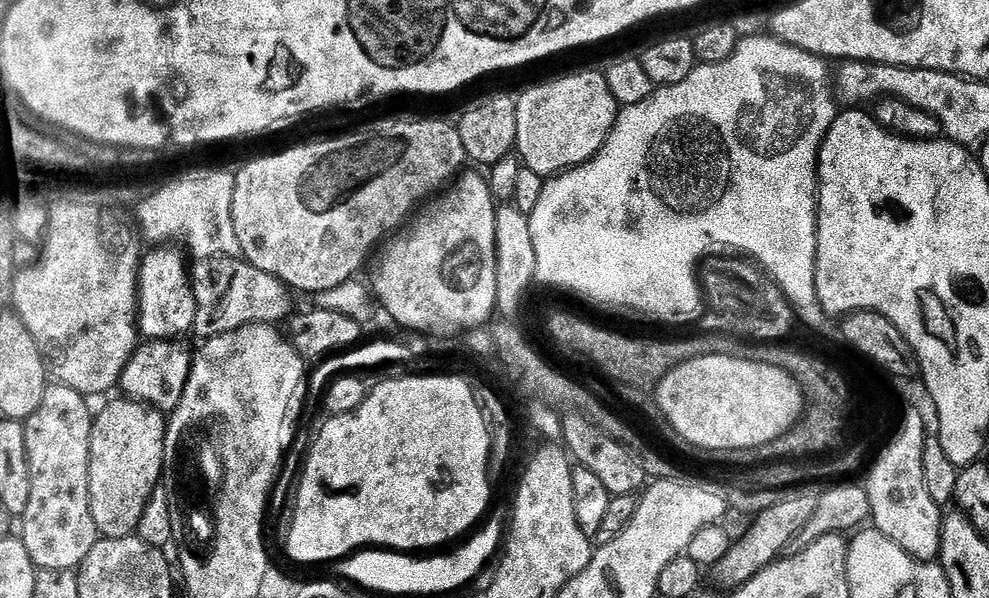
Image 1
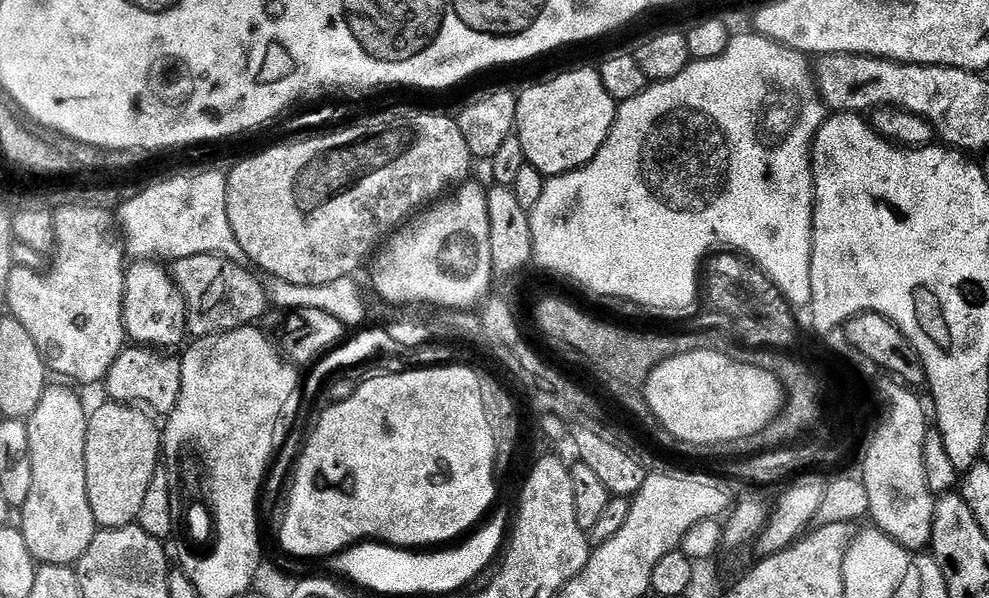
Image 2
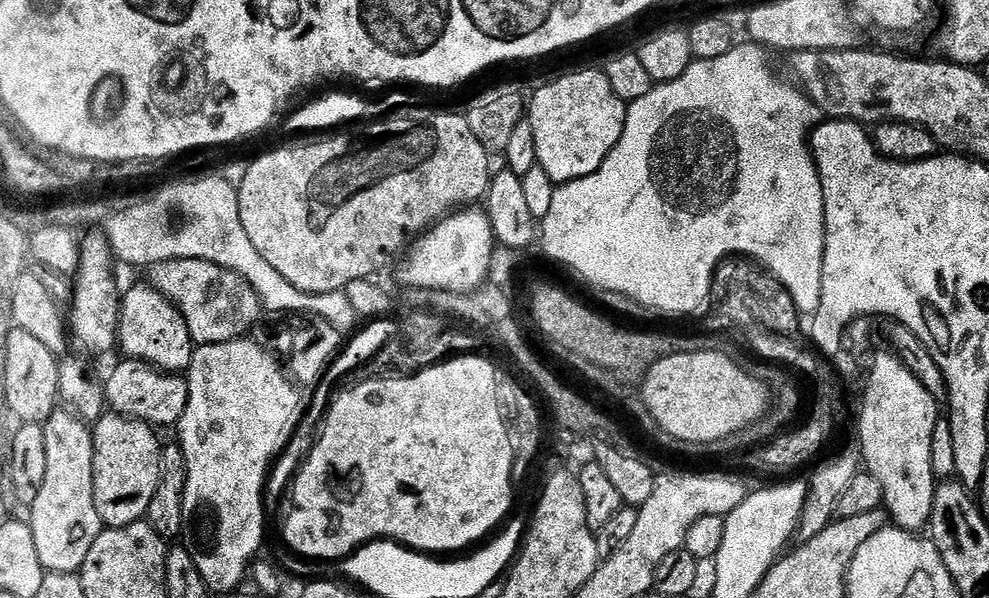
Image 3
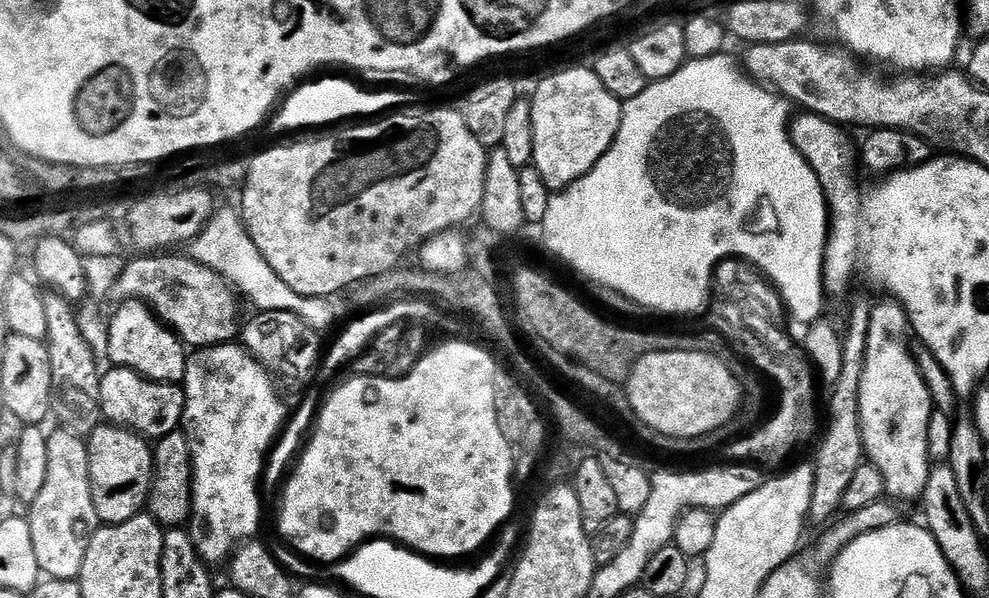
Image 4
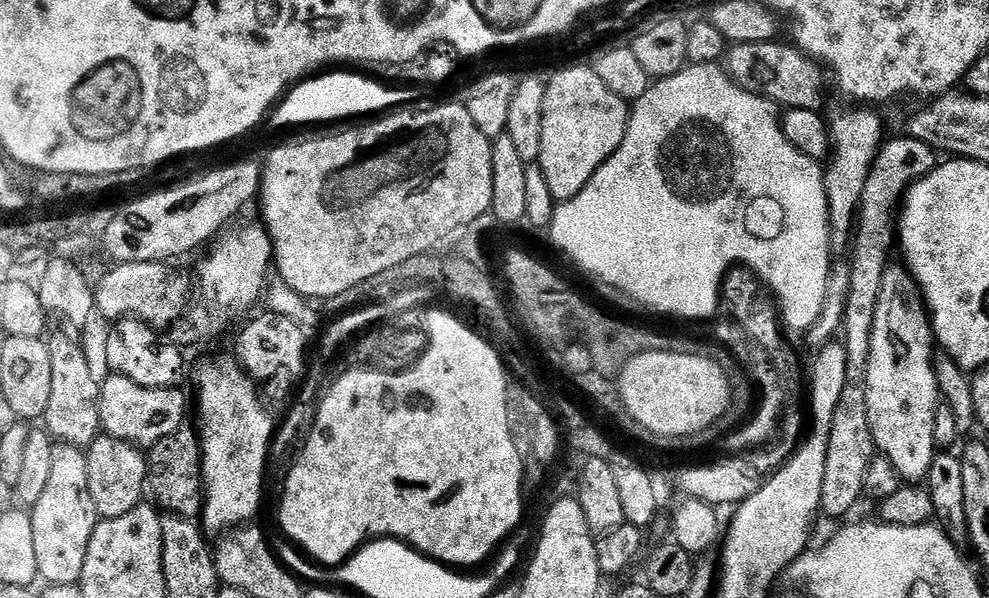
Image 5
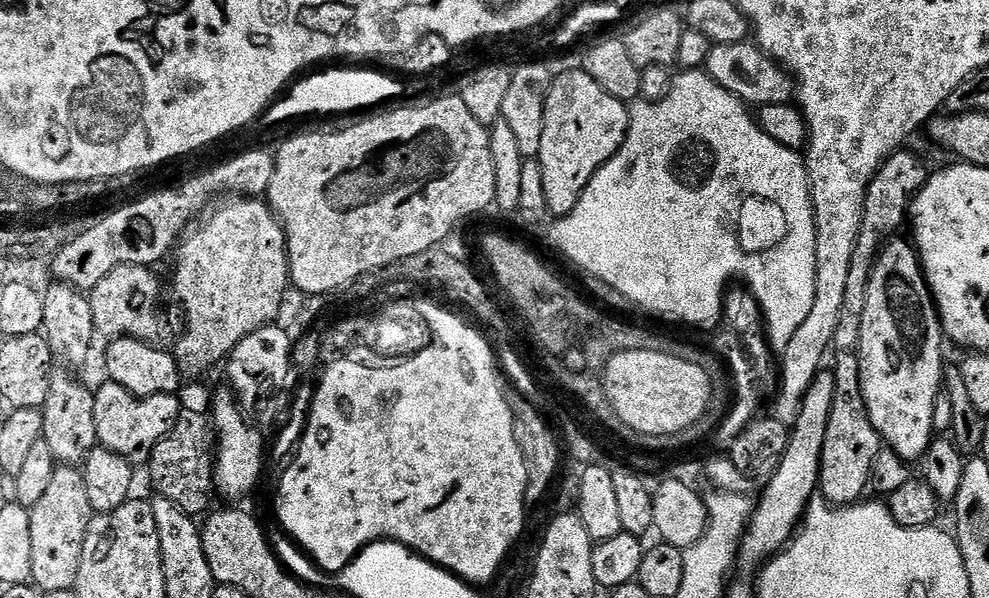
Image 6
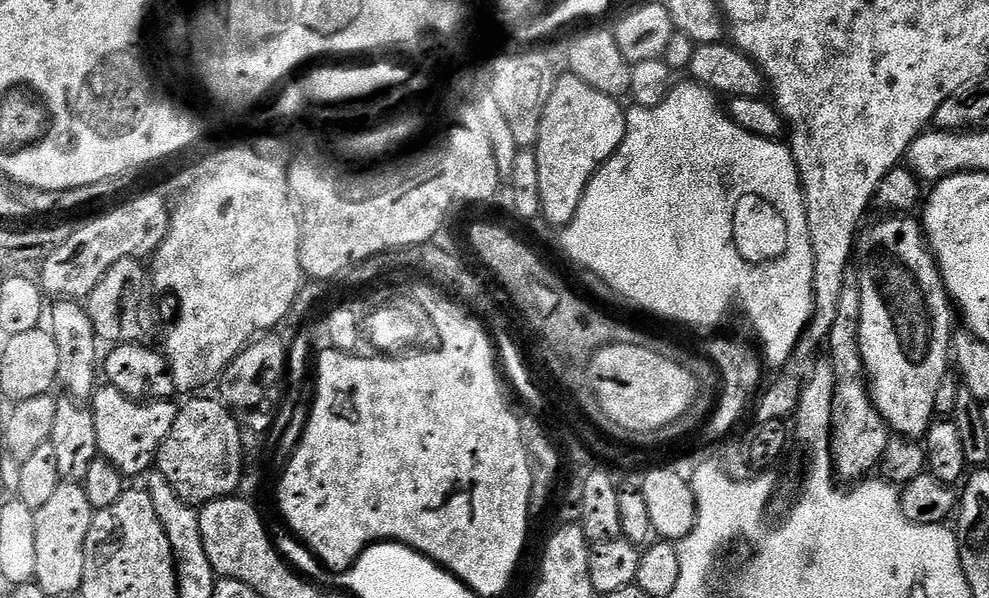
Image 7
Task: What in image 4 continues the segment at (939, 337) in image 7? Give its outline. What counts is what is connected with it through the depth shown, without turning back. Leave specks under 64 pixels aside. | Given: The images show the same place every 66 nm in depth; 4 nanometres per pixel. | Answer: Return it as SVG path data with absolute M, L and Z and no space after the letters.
M884 298L885 300L881 304L877 303L872 309L872 317L870 318L870 330L868 331L868 337L862 341L862 348L864 348L864 369L860 372L860 389L854 392L854 399L858 402L860 407L860 425L862 426L862 442L864 443L864 455L867 463L873 464L880 474L882 474L882 480L884 482L885 493L891 499L897 502L905 502L904 500L916 500L919 501L924 495L926 490L926 478L930 478L930 470L934 467L933 461L928 459L928 447L926 446L926 433L928 427L930 427L930 418L934 411L934 405L932 402L932 395L930 390L926 390L926 382L922 378L920 373L920 367L916 364L916 357L914 355L913 345L908 345L908 336L910 340L910 325L908 322L908 316L904 312L904 307L891 298Z

